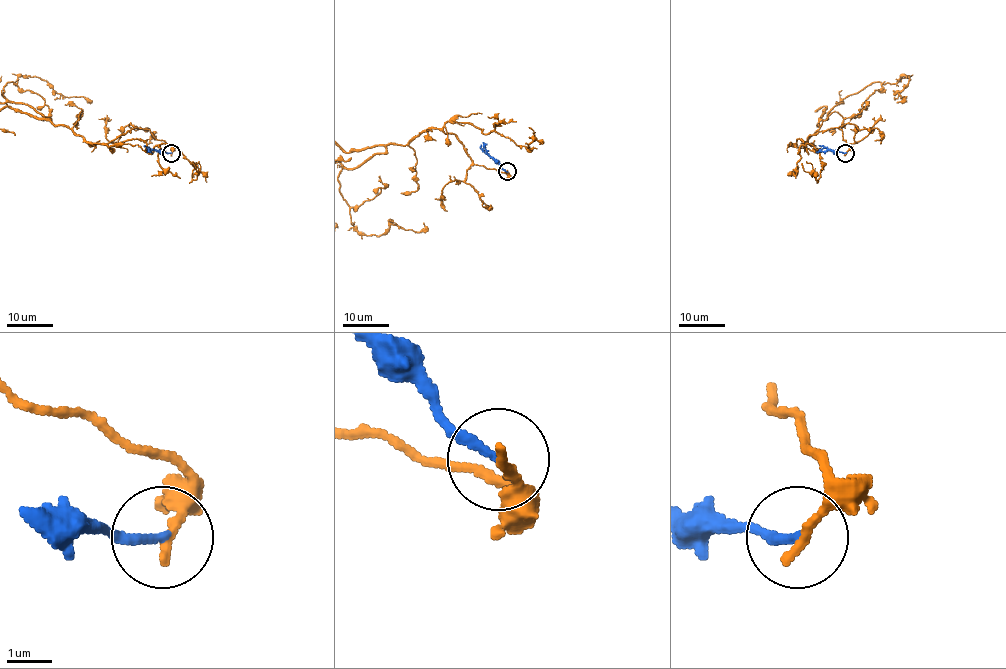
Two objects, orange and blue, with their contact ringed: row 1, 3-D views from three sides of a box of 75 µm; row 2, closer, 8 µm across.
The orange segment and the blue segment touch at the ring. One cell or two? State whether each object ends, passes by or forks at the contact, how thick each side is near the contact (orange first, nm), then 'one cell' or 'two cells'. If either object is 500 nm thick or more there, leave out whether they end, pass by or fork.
orange ends | blue ends | 240/220 nm | two cells

